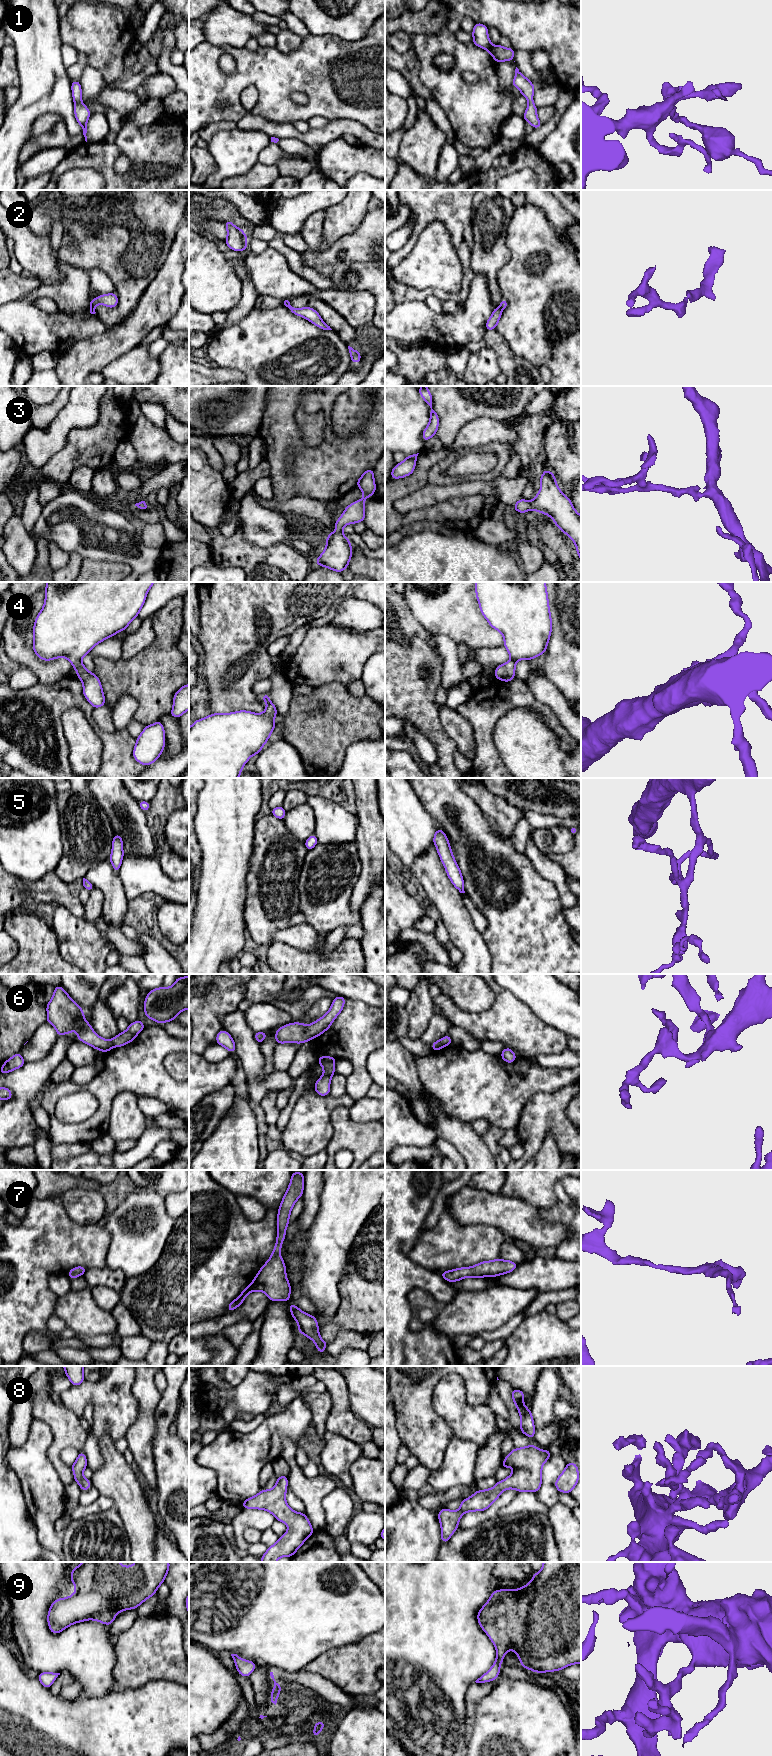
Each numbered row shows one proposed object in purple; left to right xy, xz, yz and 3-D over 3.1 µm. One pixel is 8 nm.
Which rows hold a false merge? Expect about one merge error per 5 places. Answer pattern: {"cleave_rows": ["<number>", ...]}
{"cleave_rows": ["2"]}

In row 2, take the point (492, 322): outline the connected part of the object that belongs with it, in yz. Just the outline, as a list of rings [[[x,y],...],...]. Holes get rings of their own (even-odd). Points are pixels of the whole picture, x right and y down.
[[[500,307],[493,308],[493,313],[492,313],[491,317],[487,320],[485,329],[486,330],[495,330],[500,318],[501,318],[501,314],[502,314],[502,309]]]

